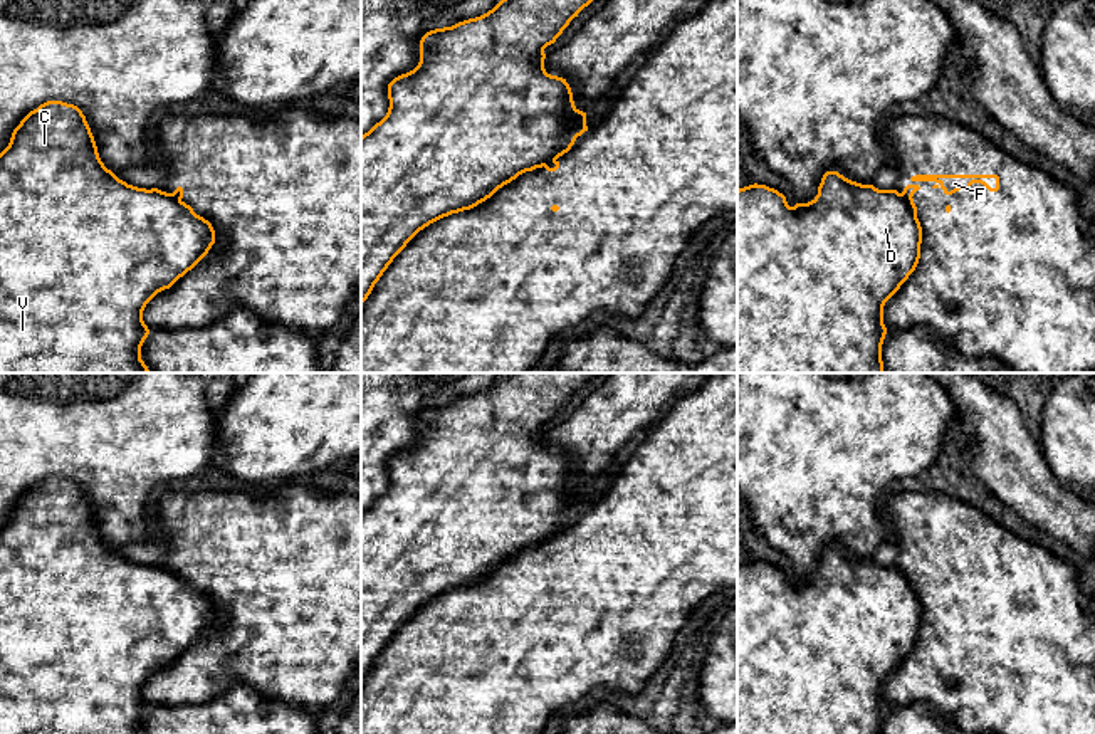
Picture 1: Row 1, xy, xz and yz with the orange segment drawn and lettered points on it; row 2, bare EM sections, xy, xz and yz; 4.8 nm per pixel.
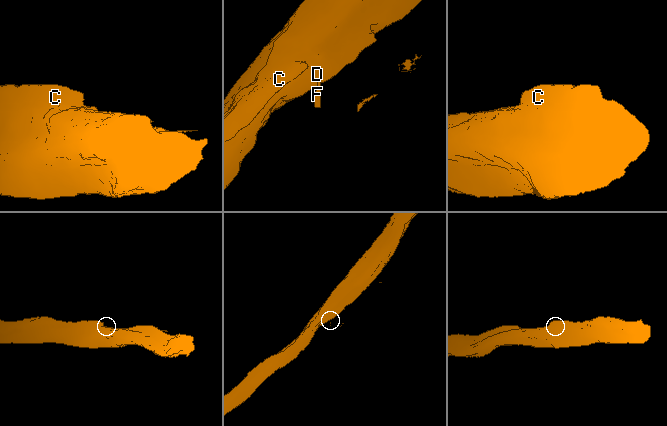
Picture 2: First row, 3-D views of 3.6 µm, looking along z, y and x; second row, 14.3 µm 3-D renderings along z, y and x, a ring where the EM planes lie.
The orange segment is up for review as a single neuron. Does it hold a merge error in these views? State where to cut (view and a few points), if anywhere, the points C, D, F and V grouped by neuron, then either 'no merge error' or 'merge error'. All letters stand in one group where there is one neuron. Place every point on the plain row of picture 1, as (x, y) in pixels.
cut in yz along (899, 570), (916, 590); C D V / F; merge error

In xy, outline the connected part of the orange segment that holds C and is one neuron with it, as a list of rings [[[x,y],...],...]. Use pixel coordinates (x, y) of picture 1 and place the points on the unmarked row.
[[[47,477],[30,487],[13,506],[0,529],[0,734],[141,734],[149,710],[143,697],[146,680],[191,647],[215,620],[215,606],[190,581],[158,564],[138,564],[104,543],[82,487],[62,477]]]

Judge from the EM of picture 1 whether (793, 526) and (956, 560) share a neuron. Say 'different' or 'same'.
different

